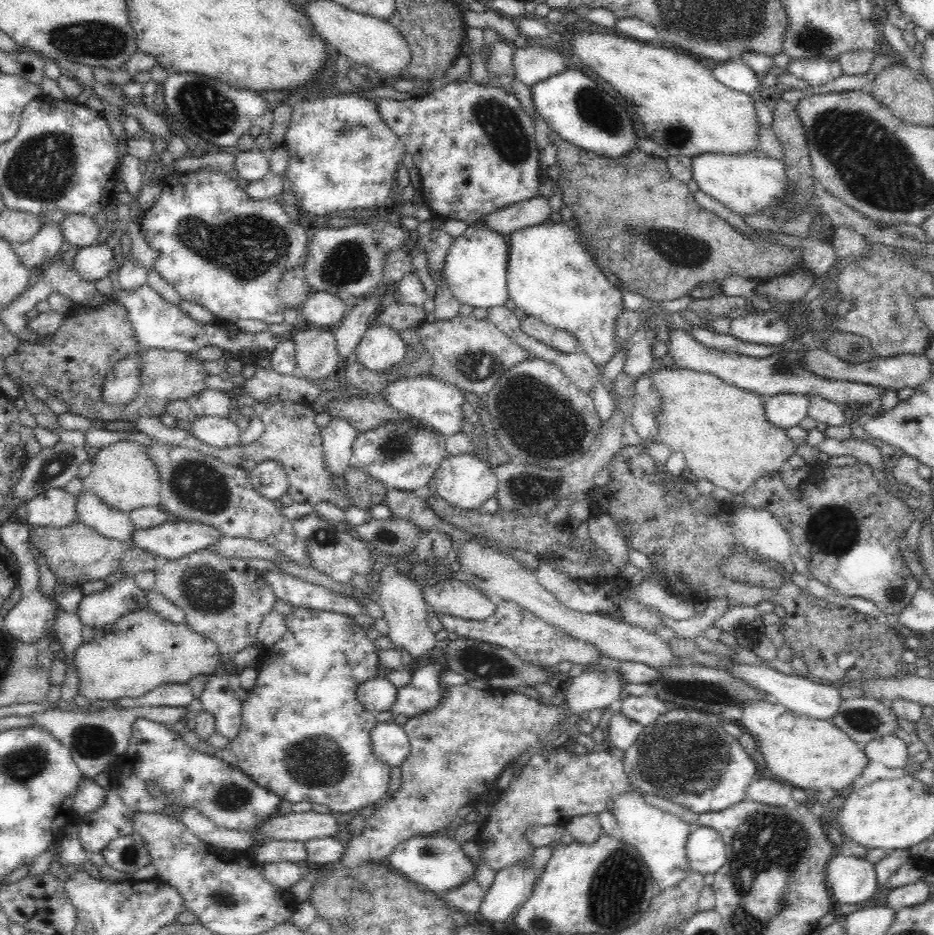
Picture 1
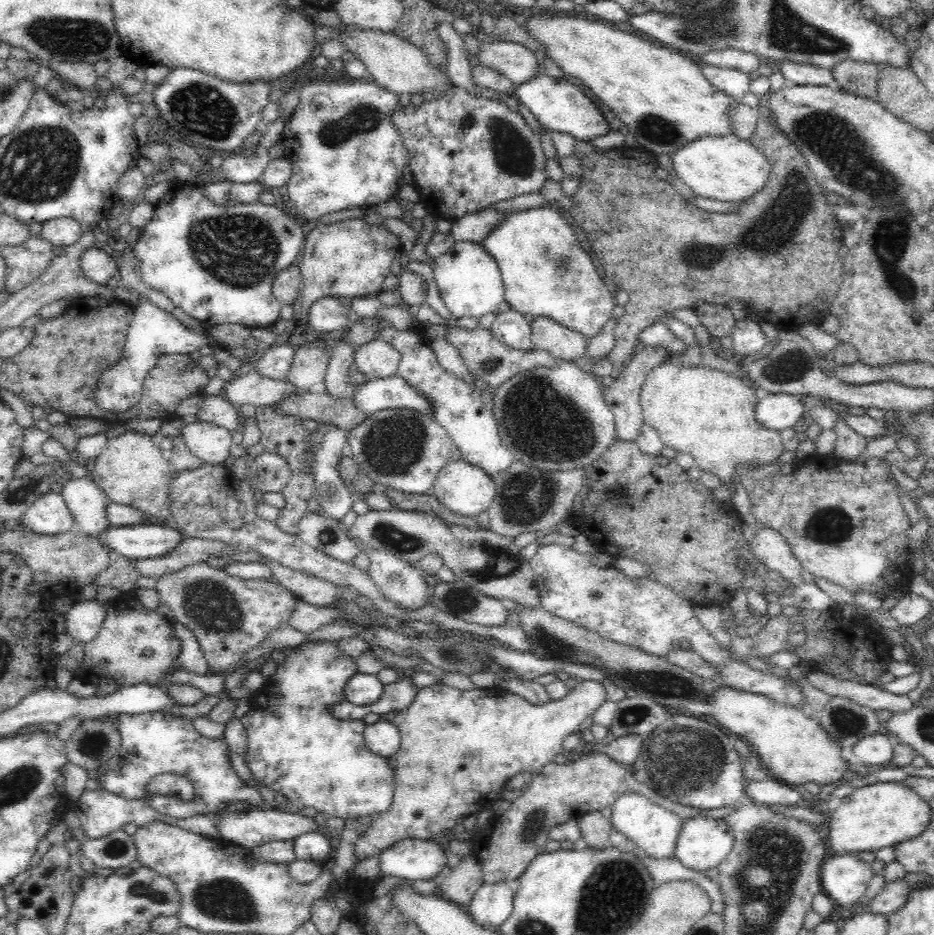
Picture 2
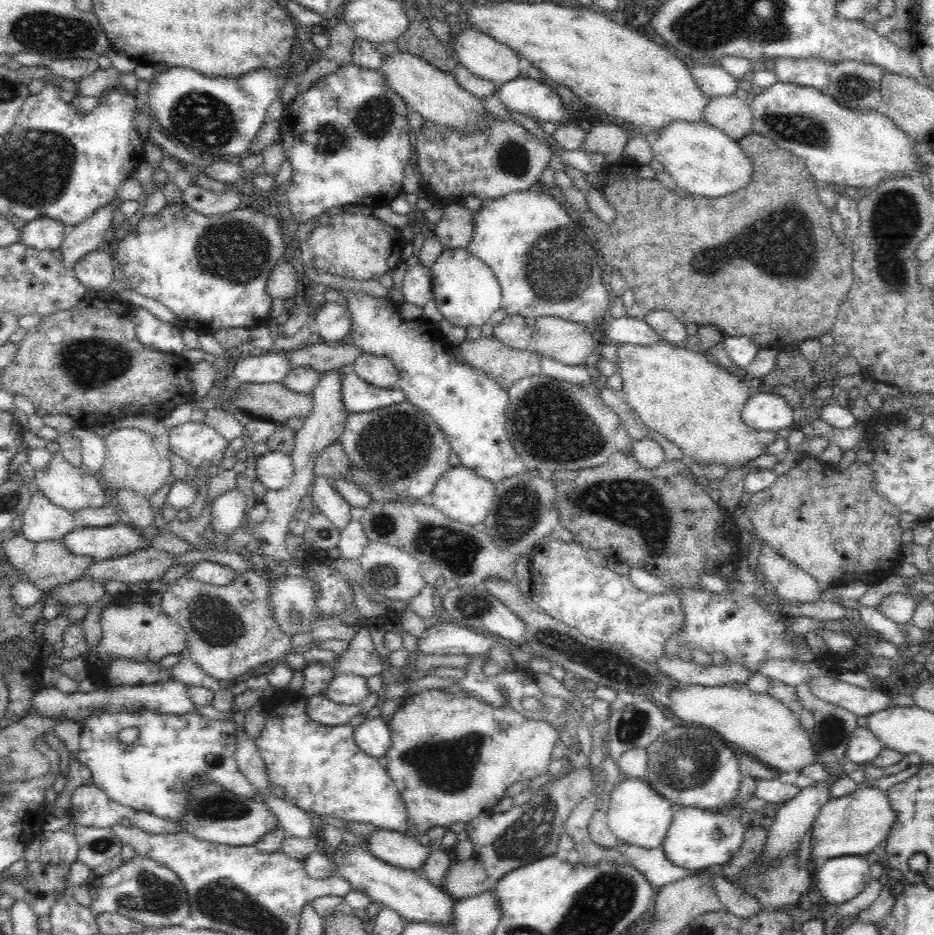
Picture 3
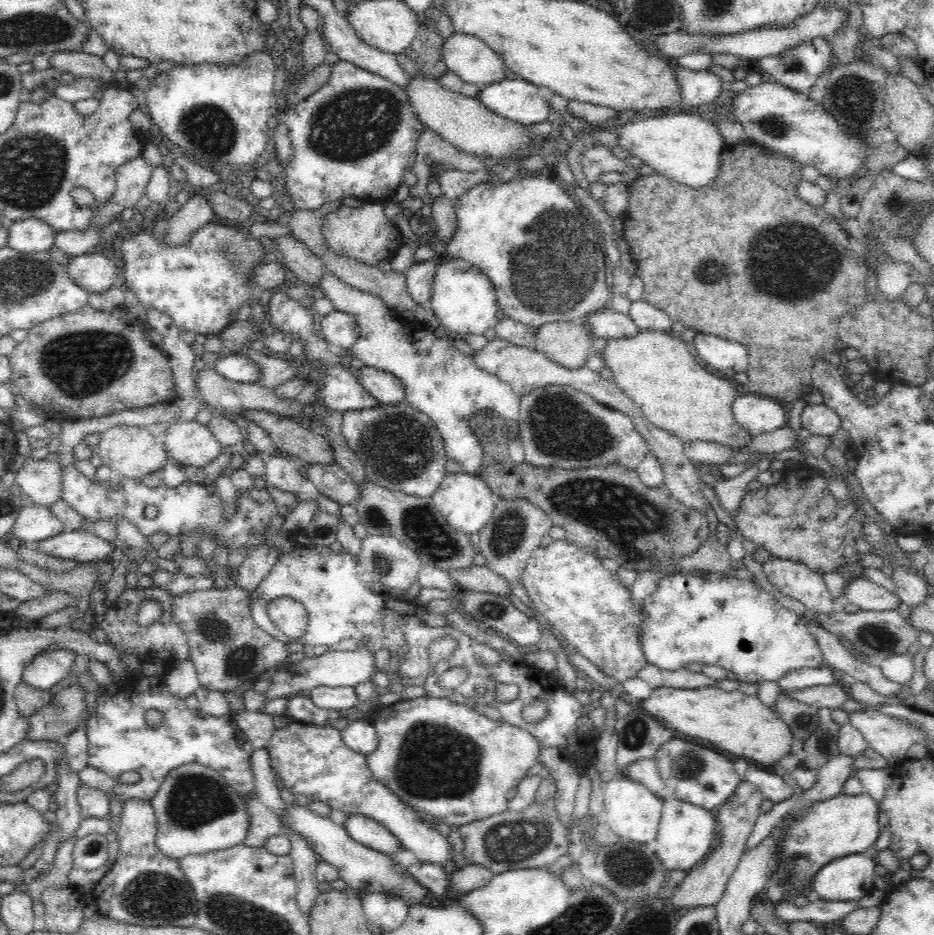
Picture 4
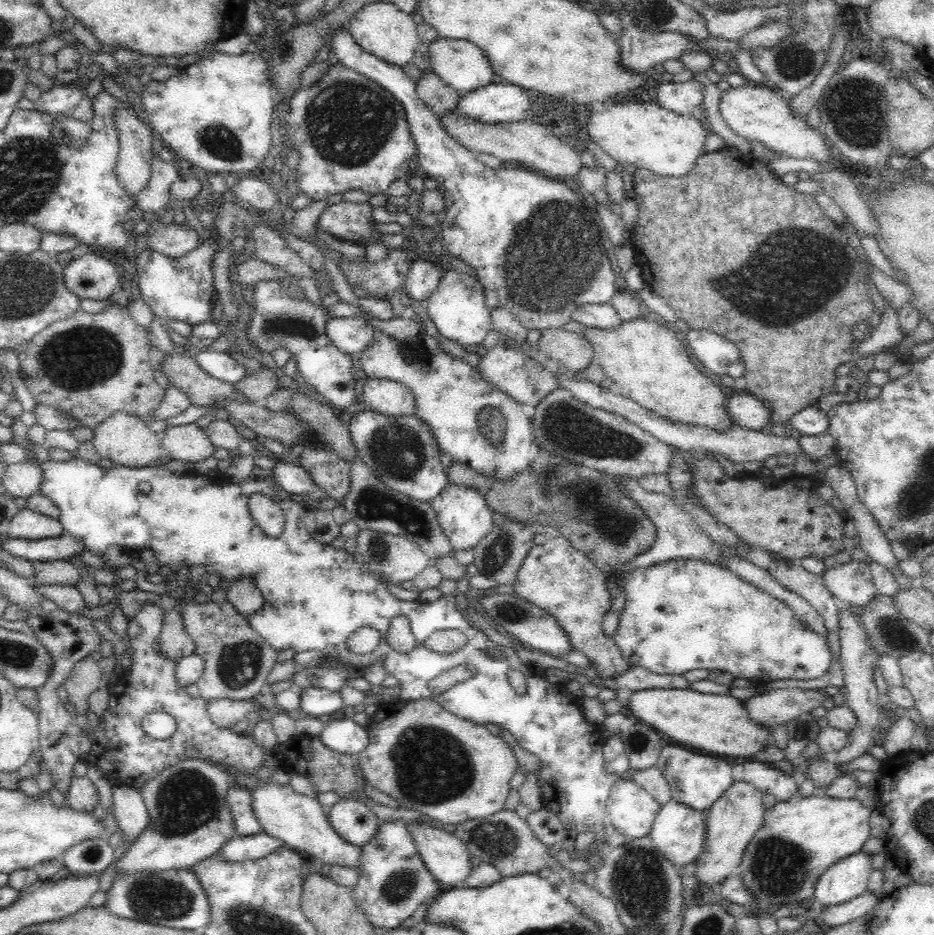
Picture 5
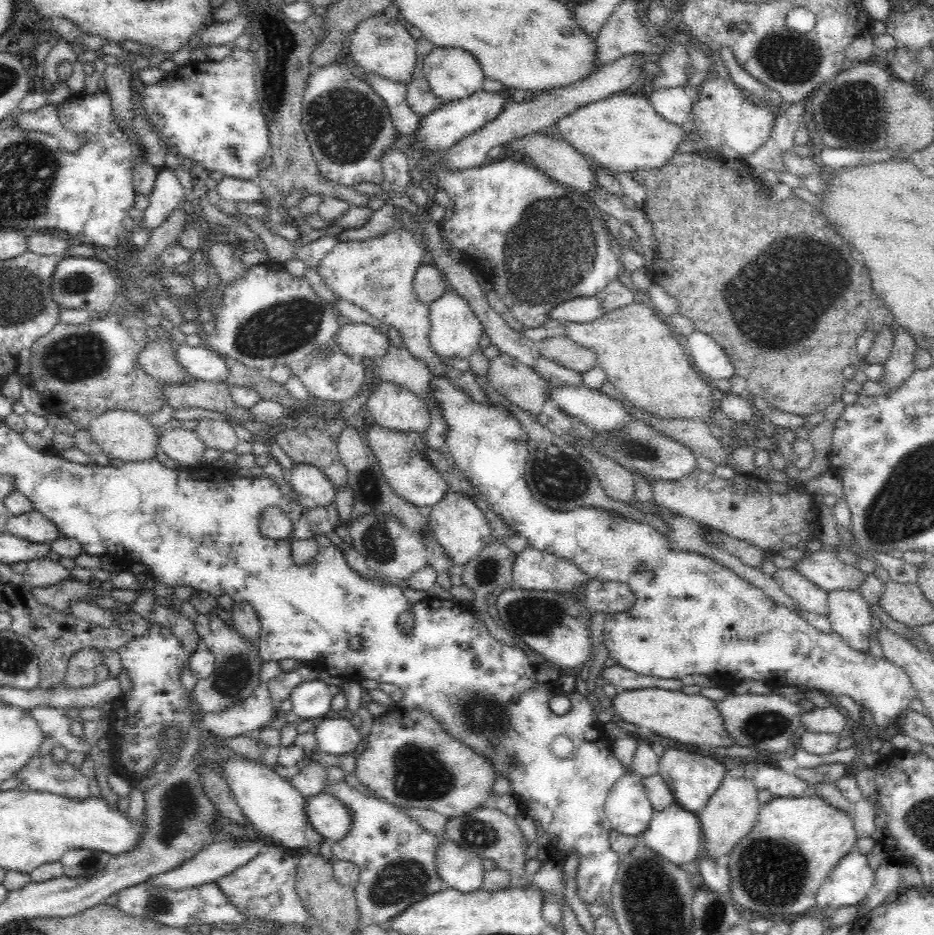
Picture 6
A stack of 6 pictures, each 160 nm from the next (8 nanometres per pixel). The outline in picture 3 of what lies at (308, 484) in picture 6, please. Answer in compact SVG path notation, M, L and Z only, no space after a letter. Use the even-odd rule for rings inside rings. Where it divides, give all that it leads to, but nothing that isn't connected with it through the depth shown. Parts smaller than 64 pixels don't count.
M271 451L251 460L251 462L254 463L251 471L258 475L258 480L263 483L267 490L288 488L292 478L294 478L294 464L288 454Z

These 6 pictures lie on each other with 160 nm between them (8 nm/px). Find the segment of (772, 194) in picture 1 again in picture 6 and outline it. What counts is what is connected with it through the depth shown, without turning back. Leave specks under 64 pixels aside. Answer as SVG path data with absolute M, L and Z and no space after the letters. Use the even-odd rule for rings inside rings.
M626 91L579 107L562 118L556 118L554 125L558 138L612 173L660 168L678 154L676 146L687 139L682 127L662 119L649 100L630 96Z

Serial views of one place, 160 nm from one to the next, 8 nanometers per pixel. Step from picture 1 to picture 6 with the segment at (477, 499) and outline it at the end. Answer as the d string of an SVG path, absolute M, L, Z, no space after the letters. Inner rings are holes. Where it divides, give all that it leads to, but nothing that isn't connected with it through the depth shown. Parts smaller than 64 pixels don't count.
M446 494L433 509L427 517L428 525L435 539L446 551L451 564L468 564L486 545L495 541L483 514L484 507L473 498L465 494Z

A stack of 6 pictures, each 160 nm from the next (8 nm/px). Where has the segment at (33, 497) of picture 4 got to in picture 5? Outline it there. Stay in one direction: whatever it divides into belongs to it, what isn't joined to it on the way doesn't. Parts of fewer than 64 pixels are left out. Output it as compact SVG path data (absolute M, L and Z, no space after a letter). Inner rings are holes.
M14 464L8 467L3 478L2 486L8 496L19 496L26 499L32 494L39 494L41 484L41 470L36 466Z

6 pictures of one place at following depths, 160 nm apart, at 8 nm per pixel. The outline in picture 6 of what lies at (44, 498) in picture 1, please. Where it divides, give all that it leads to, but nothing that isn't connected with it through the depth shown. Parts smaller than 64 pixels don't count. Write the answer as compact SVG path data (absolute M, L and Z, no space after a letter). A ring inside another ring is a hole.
M32 510L11 515L7 521L8 533L35 543L51 543L60 537L58 528L40 512Z

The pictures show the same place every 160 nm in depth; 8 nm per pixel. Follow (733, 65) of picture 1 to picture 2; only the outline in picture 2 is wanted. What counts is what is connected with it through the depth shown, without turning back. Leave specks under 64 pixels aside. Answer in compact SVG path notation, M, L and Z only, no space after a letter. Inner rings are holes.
M701 64L700 72L716 90L724 92L733 100L740 101L749 92L748 87L751 80L748 73L731 68L718 68L711 64Z

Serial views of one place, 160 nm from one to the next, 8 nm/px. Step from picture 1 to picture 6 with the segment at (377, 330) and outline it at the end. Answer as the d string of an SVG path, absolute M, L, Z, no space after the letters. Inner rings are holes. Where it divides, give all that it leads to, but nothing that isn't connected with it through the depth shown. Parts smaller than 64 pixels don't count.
M380 381L367 401L368 422L398 432L425 436L431 421L426 403L411 390Z

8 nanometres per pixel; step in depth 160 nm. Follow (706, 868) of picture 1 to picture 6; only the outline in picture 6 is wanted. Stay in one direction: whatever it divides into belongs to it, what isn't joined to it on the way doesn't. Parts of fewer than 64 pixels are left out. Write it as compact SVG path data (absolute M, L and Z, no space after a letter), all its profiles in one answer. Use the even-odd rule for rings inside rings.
M674 802L662 810L652 811L650 824L641 833L640 837L652 851L664 857L668 862L681 866L682 864L693 864L698 861L702 831L698 814L690 812Z

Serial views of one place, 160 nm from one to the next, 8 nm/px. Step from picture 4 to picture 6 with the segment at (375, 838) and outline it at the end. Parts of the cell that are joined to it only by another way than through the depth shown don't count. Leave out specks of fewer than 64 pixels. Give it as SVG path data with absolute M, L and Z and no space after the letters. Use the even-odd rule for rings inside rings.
M324 792L304 795L308 825L328 842L340 840L350 828L350 811L344 803Z

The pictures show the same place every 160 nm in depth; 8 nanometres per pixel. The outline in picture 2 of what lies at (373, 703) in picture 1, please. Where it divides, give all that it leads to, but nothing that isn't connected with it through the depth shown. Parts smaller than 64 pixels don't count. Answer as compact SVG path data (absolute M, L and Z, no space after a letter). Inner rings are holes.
M356 672L346 680L344 700L358 706L372 704L378 700L384 685L373 674Z

